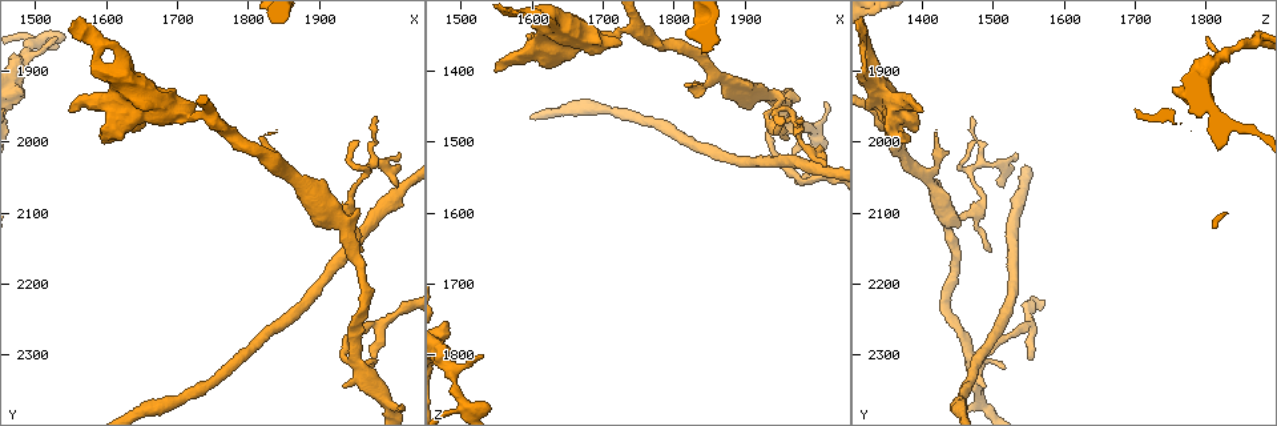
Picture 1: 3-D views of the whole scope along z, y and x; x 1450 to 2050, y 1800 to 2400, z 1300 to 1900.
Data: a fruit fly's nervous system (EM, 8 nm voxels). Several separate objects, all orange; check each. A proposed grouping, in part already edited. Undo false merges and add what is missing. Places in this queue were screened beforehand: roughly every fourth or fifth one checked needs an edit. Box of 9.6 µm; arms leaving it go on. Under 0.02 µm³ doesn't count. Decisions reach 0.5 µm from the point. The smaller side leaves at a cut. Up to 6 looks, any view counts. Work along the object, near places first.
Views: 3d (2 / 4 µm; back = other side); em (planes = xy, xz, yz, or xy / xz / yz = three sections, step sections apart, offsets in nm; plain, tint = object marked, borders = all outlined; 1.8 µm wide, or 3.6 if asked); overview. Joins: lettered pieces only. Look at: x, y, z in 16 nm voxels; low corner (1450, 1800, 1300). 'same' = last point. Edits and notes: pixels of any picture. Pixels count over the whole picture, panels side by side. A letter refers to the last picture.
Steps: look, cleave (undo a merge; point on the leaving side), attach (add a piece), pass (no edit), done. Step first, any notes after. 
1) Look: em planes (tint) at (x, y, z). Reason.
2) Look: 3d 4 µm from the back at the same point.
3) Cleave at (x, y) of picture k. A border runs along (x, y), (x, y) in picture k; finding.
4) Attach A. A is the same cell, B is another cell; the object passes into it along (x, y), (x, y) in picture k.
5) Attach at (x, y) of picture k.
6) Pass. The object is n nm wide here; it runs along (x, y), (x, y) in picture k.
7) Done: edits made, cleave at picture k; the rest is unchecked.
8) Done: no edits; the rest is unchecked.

Look: em planes (borders) at (1945, 2085, 1485). Abrupt turn.

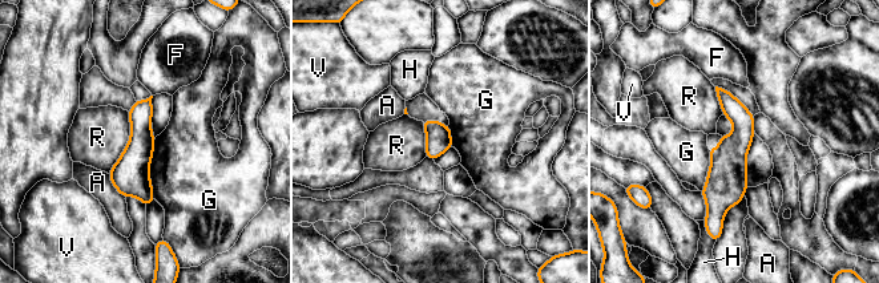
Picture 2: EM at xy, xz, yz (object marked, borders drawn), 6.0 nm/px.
Pass. A, F, G, H, R and V are other cells; a border runs along (129, 112), (129, 142), (108, 173) in picture 2; one neuron here.

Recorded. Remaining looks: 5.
Look: 3d 4 µm at (1635, 1965, 1360). Abrupt turn.

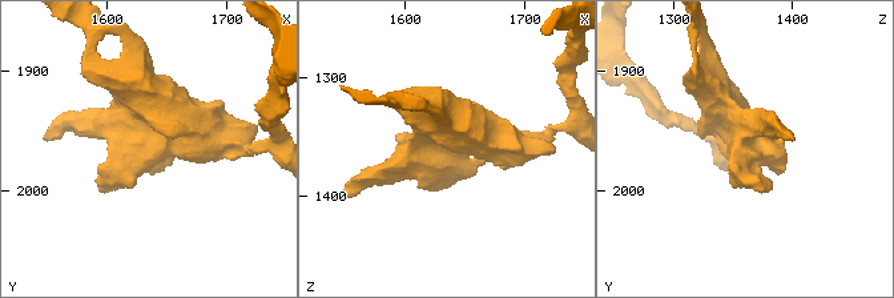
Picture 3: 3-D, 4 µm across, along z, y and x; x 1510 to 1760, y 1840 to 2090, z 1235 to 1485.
Look: em xz step 8 (plain) at (1632, 1964, 1358).

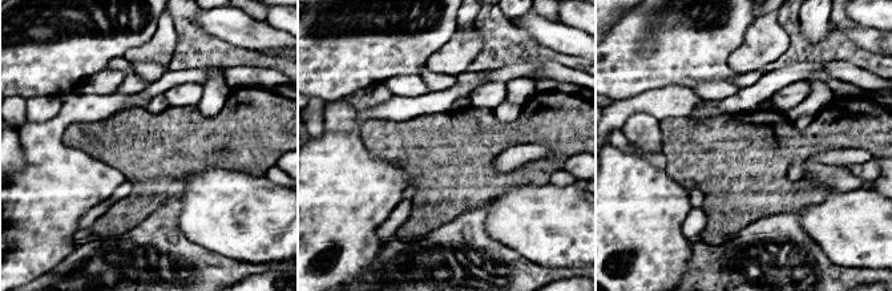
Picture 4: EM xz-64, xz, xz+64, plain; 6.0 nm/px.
Look: em xz step 8 (borders) at the same point.

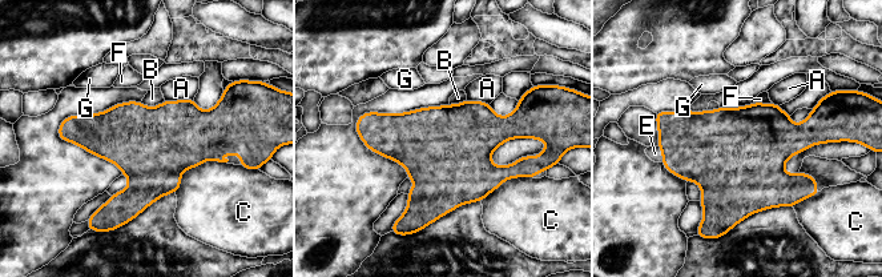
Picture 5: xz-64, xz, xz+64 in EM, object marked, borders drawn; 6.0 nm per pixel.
Pass. The object is 480 nm wide here; A, B, C, E, F and G are other cells; a border runs along (164, 100), (153, 107), (140, 103) in picture 5; one neuron here.

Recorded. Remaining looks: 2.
Look: em planes (borders) at (1500, 1855, 1875). Abrupt turn.

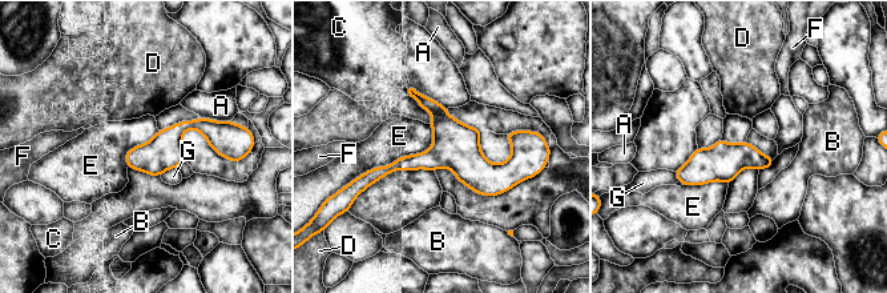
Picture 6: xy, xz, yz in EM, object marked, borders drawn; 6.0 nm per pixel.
Pass. A, B, C, D, E, F and G are other cells; a border runs along (431, 125), (426, 151), (354, 180) in picture 6; all the same neuron.

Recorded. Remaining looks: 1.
Done: no edits; the rest is unchecked.

